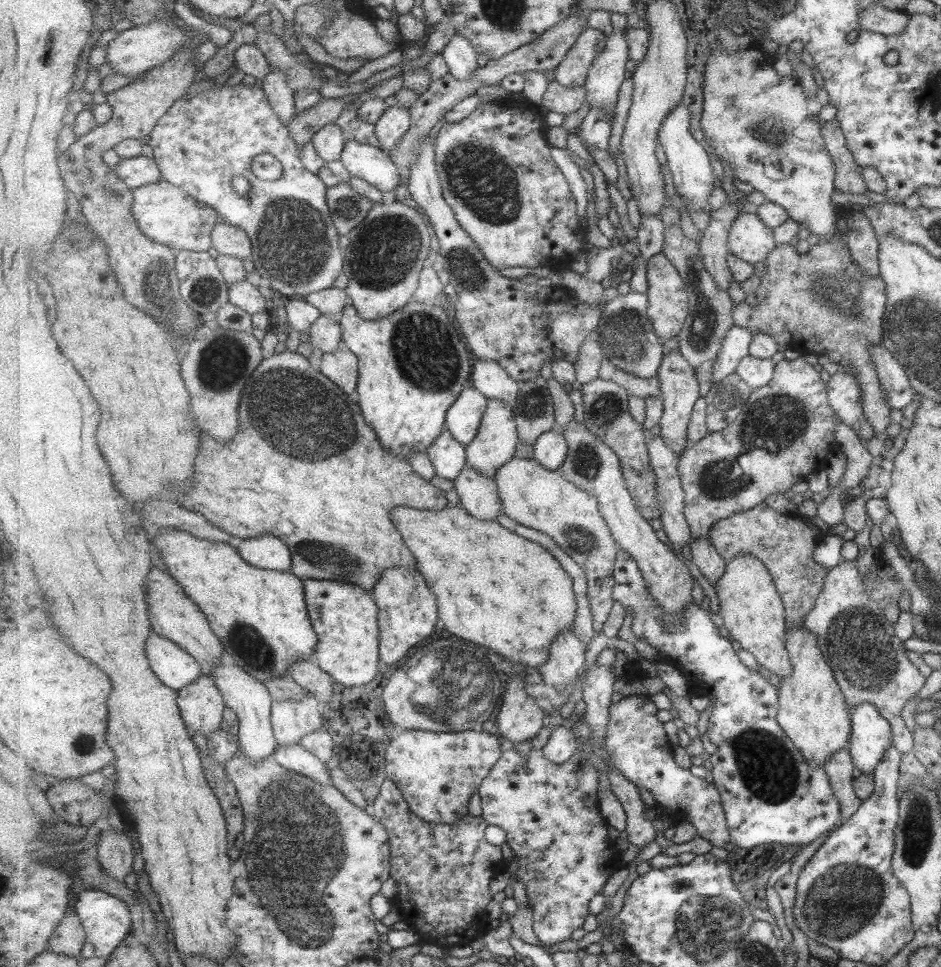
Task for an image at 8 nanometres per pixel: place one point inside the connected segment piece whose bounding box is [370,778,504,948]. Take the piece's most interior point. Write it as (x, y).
(444, 870)

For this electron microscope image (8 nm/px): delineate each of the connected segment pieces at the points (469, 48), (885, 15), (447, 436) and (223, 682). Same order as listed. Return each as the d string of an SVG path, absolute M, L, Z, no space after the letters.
M453 35L441 53L448 62L450 73L457 80L469 80L480 67L478 52L464 36Z
M870 4L858 16L860 29L880 35L897 36L909 21L906 12L887 10L880 4Z
M445 428L427 453L435 465L436 473L443 478L455 481L467 465L466 446L448 428Z
M227 652L223 653L223 658L219 659L212 676L219 690L223 693L226 706L237 714L240 728L237 741L241 746L240 751L252 762L261 762L266 758L273 758L279 744L272 724L274 700L265 683L253 679L251 675L241 670Z

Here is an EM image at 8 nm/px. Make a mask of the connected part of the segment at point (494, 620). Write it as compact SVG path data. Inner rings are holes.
M460 503L443 510L403 506L396 508L391 518L407 546L411 546L415 558L419 558L416 568L427 578L431 590L435 590L439 598L439 616L451 634L487 646L524 665L527 671L547 665L551 659L551 645L562 632L574 629L579 609L574 580L551 550L518 535L497 520L471 516Z

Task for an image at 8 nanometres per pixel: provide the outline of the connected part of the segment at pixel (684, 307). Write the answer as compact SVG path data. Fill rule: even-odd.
M662 252L648 260L647 279L649 284L647 293L650 296L648 315L653 321L654 329L662 340L675 339L682 332L691 312L686 282L671 259Z

